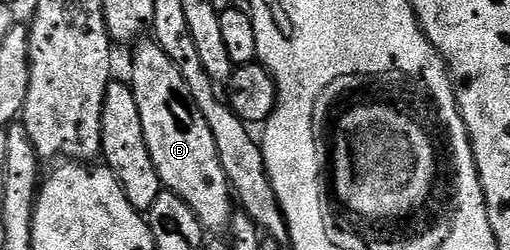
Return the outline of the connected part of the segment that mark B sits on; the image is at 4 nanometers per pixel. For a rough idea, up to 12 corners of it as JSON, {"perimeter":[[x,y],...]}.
{"perimeter":[[156,41],[129,84],[166,192],[226,230],[233,190],[213,131]]}

